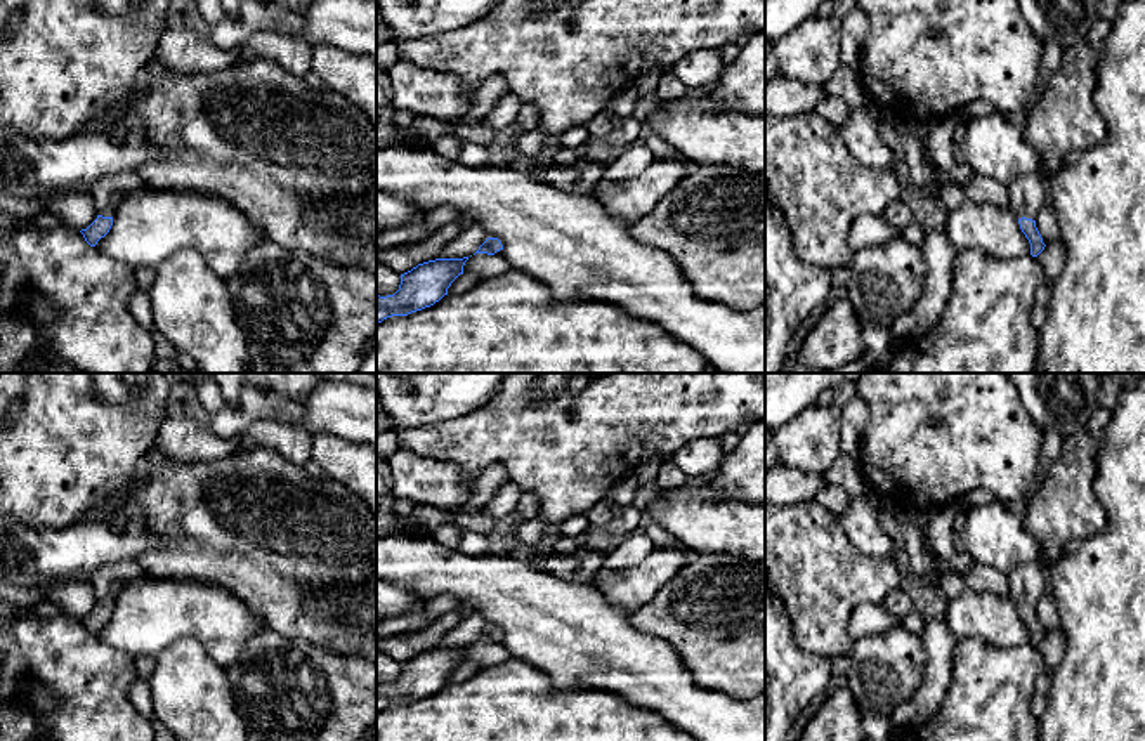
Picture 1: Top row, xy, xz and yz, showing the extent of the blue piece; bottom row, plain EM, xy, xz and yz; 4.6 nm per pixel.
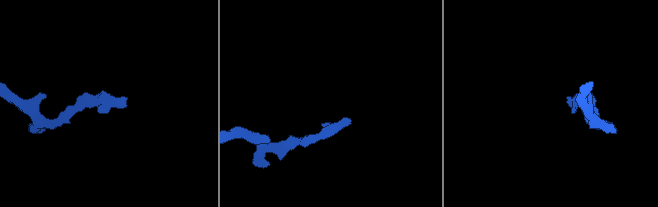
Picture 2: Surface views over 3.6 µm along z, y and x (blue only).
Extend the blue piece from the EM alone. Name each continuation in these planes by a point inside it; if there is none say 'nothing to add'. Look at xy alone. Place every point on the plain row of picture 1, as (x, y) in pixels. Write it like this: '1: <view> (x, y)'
1: xy (108, 580)

